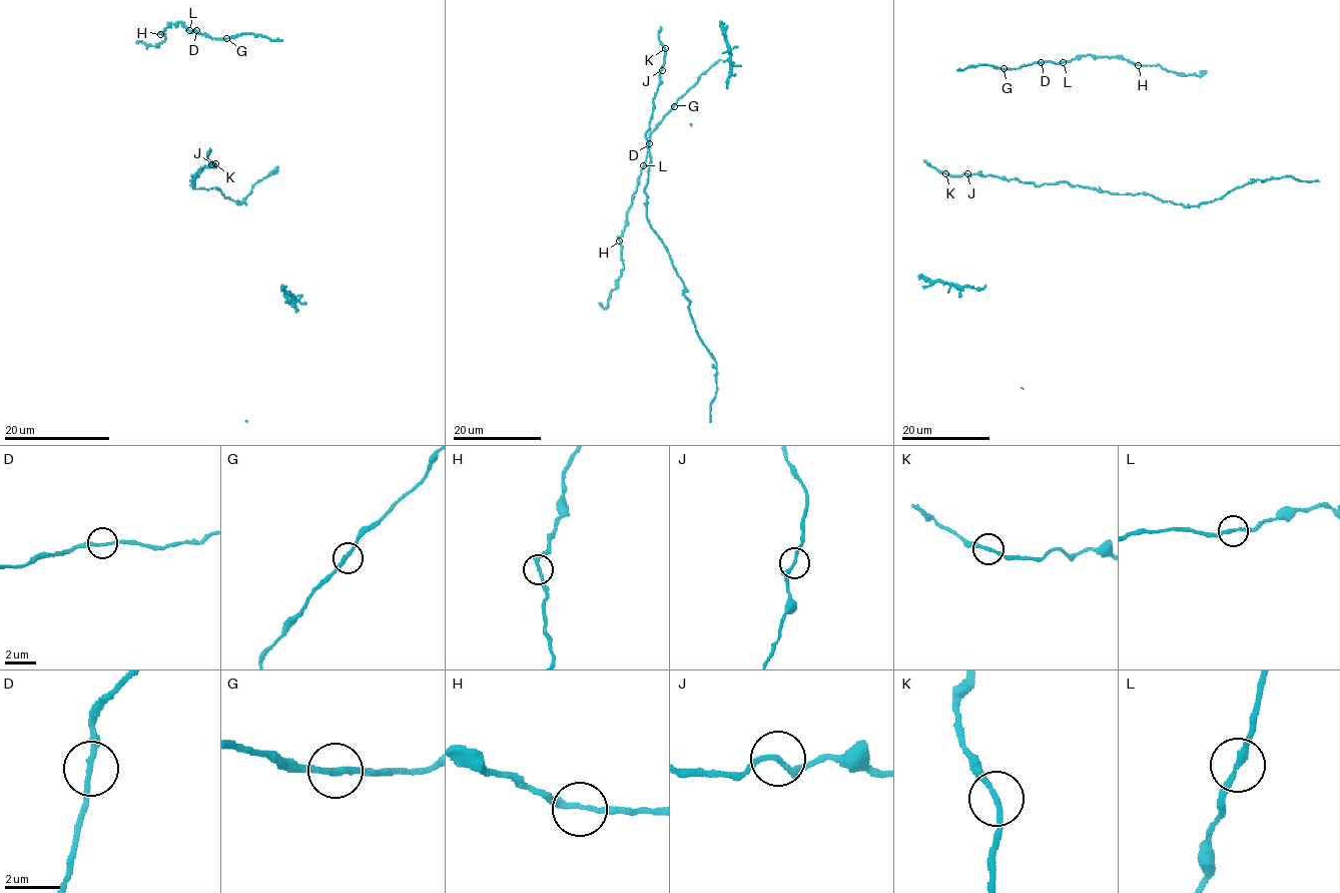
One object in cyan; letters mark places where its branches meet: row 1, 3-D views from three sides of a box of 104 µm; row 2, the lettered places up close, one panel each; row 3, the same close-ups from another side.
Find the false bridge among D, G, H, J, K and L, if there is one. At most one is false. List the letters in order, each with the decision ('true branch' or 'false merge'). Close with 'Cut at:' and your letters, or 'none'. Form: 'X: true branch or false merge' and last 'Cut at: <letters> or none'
D: true branch
G: true branch
H: true branch
J: true branch
K: true branch
L: true branch
Cut at: none

